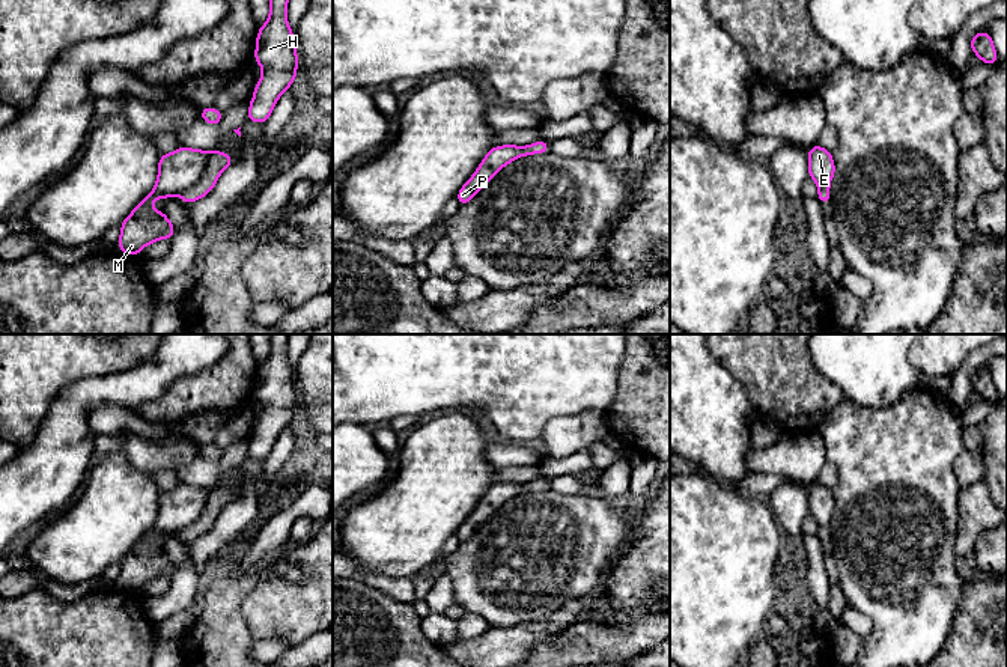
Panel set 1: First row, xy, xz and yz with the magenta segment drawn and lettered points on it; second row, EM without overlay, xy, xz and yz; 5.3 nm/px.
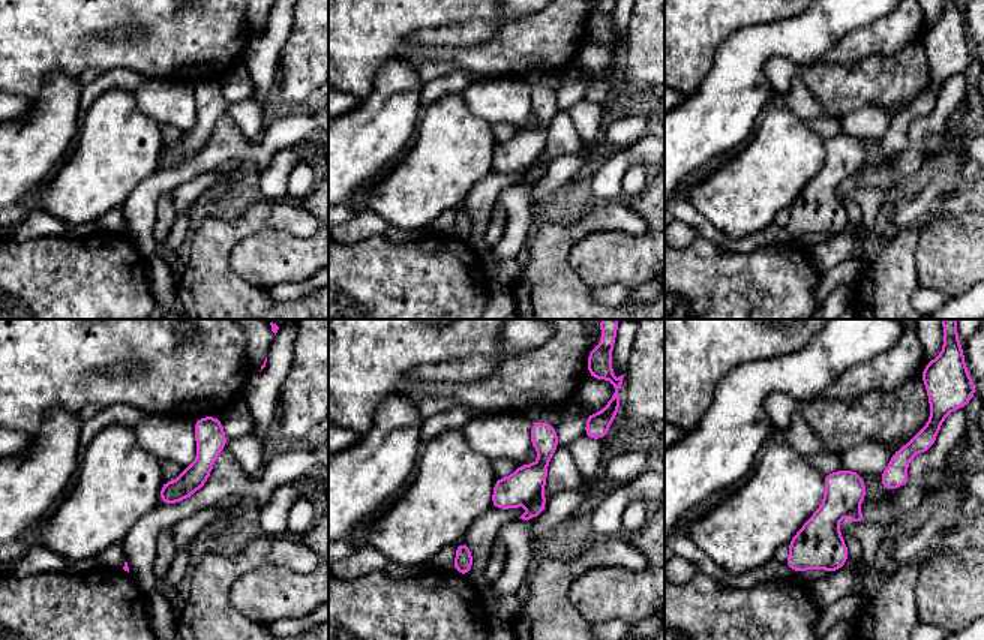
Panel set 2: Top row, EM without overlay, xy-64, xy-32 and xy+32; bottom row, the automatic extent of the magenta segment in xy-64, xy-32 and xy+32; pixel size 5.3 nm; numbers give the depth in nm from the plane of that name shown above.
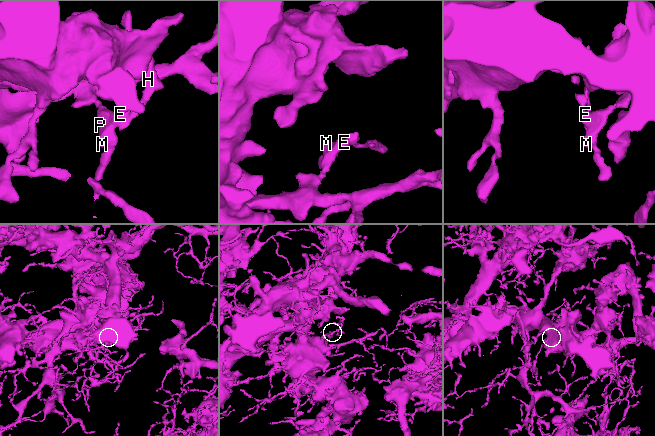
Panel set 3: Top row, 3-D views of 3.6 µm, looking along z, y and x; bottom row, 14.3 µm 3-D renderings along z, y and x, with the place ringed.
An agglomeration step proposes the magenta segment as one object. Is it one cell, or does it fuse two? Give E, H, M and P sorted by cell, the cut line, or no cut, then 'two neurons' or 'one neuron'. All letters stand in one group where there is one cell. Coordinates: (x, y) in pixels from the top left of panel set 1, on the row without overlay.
E H M P; no cut; one neuron

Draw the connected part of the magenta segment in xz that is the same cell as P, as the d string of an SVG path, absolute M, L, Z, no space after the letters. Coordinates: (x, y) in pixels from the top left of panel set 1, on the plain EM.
M539 477L527 483L503 482L492 483L479 501L473 513L459 525L456 538L458 541L467 542L474 536L477 528L491 519L491 516L509 500L519 494L528 494L534 491L546 491L549 488L549 479Z

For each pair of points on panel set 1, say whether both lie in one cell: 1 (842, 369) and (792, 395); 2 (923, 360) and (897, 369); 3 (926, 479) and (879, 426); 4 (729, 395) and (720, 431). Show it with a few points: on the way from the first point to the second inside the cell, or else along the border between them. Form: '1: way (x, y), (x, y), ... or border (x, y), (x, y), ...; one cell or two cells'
1: border (807, 350), (815, 366), (845, 396); two cells
2: border (909, 350), (909, 363), (920, 375); two cells
3: way (912, 465), (887, 440); one cell
4: way (720, 404), (720, 422); one cell

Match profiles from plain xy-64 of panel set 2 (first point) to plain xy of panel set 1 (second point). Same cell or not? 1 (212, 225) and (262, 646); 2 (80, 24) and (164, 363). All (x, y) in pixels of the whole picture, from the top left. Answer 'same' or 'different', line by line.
1: different
2: different

